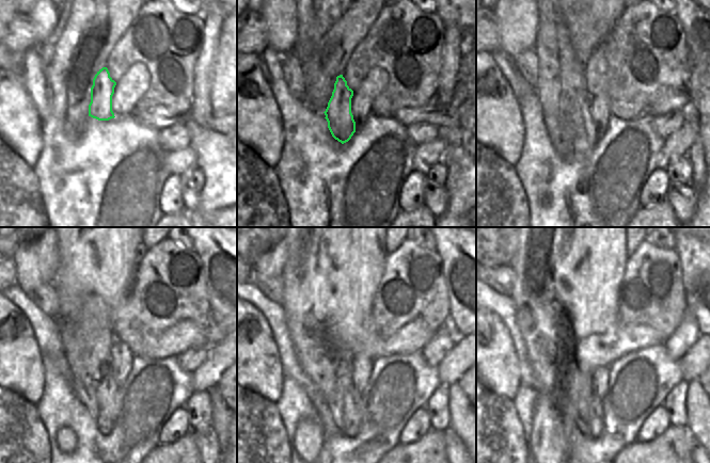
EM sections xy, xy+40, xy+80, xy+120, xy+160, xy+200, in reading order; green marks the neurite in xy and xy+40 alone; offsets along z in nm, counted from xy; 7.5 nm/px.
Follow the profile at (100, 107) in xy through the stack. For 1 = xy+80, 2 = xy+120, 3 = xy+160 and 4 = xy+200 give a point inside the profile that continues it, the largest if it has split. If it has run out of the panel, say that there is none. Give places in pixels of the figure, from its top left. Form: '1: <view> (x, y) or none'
1: xy+80 (581, 134)
2: xy+120 (101, 381)
3: xy+160 (348, 415)
4: xy+200 (587, 413)

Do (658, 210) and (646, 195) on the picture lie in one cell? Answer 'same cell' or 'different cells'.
different cells

